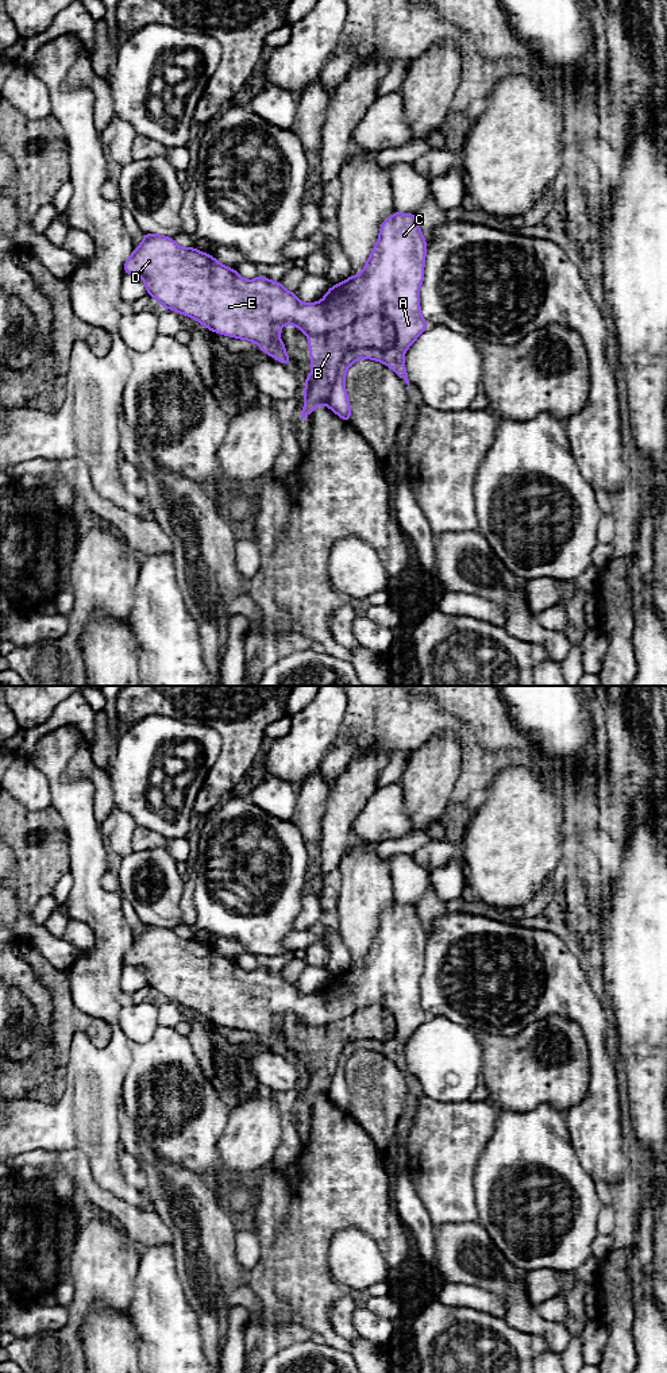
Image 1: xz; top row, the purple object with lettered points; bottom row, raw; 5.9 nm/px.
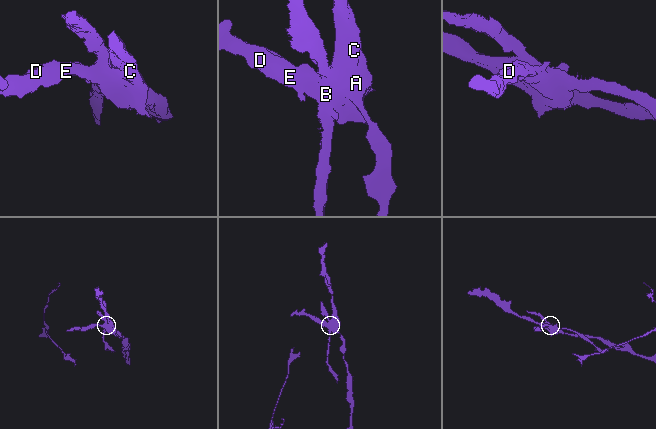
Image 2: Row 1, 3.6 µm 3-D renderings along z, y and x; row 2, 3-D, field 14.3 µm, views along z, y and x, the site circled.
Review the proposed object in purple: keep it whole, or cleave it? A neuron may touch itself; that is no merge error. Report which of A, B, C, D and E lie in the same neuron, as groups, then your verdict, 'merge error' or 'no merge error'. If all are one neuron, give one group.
A C D E / B; merge error

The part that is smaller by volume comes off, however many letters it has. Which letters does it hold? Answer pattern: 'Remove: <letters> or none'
Remove: B

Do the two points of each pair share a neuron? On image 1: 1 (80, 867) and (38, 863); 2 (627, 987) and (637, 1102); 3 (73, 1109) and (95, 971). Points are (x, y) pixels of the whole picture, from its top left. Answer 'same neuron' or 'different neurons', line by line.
1: different neurons
2: same neuron
3: same neuron

